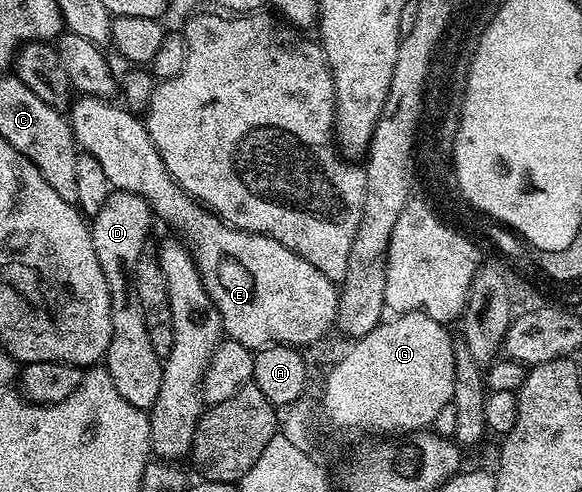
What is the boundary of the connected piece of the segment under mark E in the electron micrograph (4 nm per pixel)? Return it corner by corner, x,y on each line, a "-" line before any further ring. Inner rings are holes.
79,96
70,103
69,121
71,123
71,131
75,137
75,145
80,151
89,156
93,156
93,160
97,160
97,164
101,164
101,168
105,171
105,176
109,180
112,188
124,190
125,192
133,192
137,196
141,196
151,206
151,213
156,219
159,218
163,222
168,222
172,226
174,233
178,235
187,251
191,253
191,258
195,261
195,267
199,269
201,280
205,284
205,288
209,292
209,296
213,300
213,304
217,308
217,312
223,321
223,333
230,341
237,344
245,344
245,348
249,348
252,352
258,352
264,346
293,346
296,348
308,348
314,342
319,342
326,336
330,330
336,325
339,316
339,292
340,287
336,283
329,280
329,276
325,276
325,272
319,272
317,268
313,268
313,264
309,264
309,260
305,260
301,256
297,256
297,252
293,252
289,248
285,248
285,244
281,244
277,240
273,240
268,234
254,234
248,230
238,230
235,226
223,221
218,214
207,209
202,202
198,202
196,198
192,198
190,194
186,194
179,185
173,180
173,176
165,168
165,164
161,160
161,156
157,152
157,148
153,144
153,140
149,136
147,127
142,117
136,116
124,108
122,105
114,106
114,101
106,98
93,98
90,96

